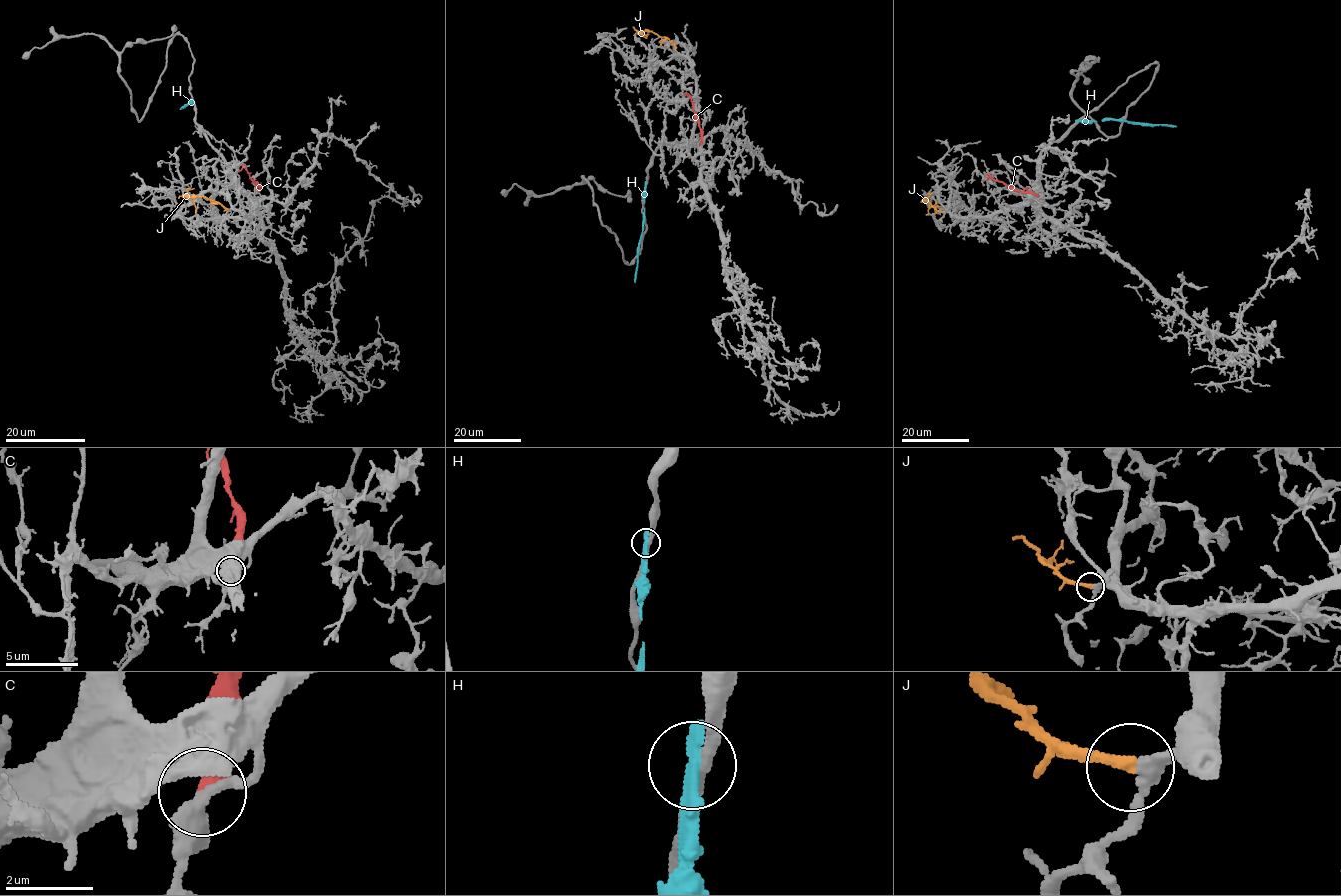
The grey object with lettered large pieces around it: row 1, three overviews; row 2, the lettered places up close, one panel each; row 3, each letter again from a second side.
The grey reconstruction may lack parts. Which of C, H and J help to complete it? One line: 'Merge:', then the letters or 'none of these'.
Merge: J

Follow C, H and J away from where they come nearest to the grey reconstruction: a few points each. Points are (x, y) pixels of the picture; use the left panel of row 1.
C: (257, 191), (260, 188), (247, 167), (244, 165), (238, 171)
H: (193, 102), (191, 100), (180, 108)
J: (228, 210), (204, 196), (192, 196), (195, 213)

